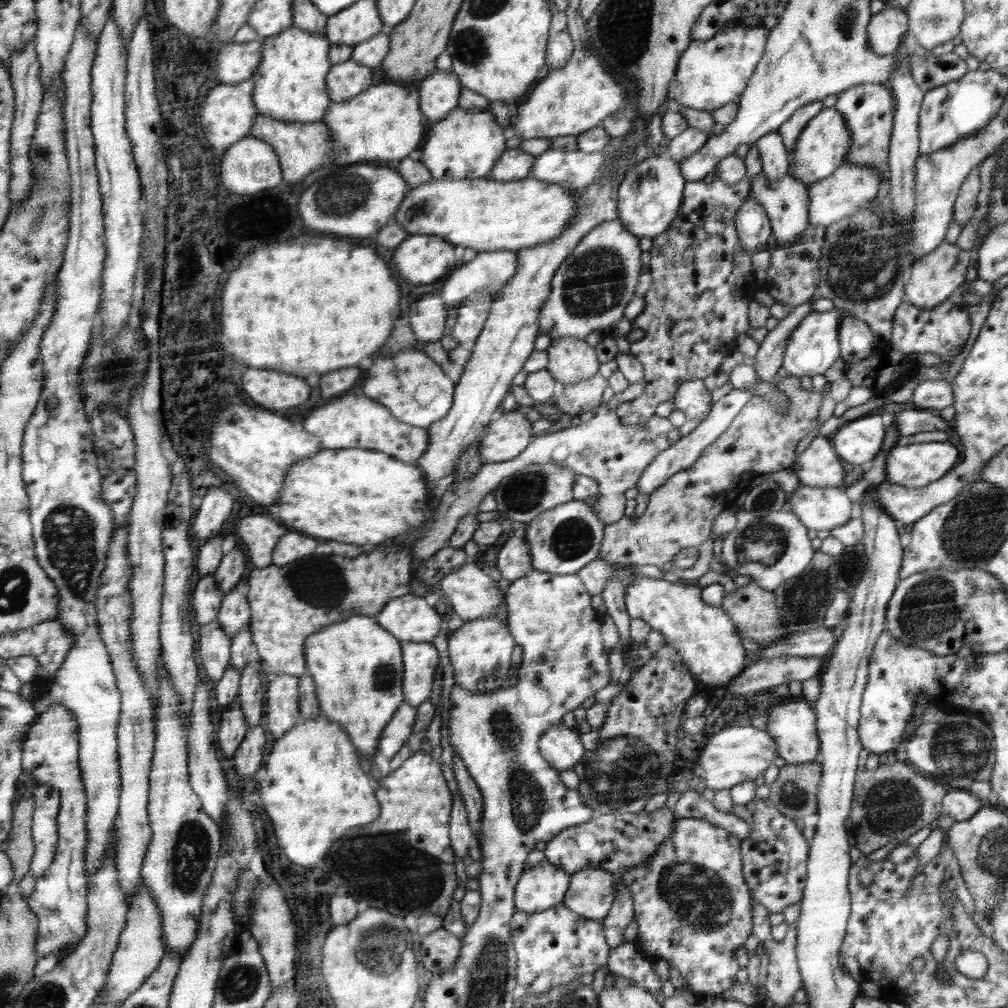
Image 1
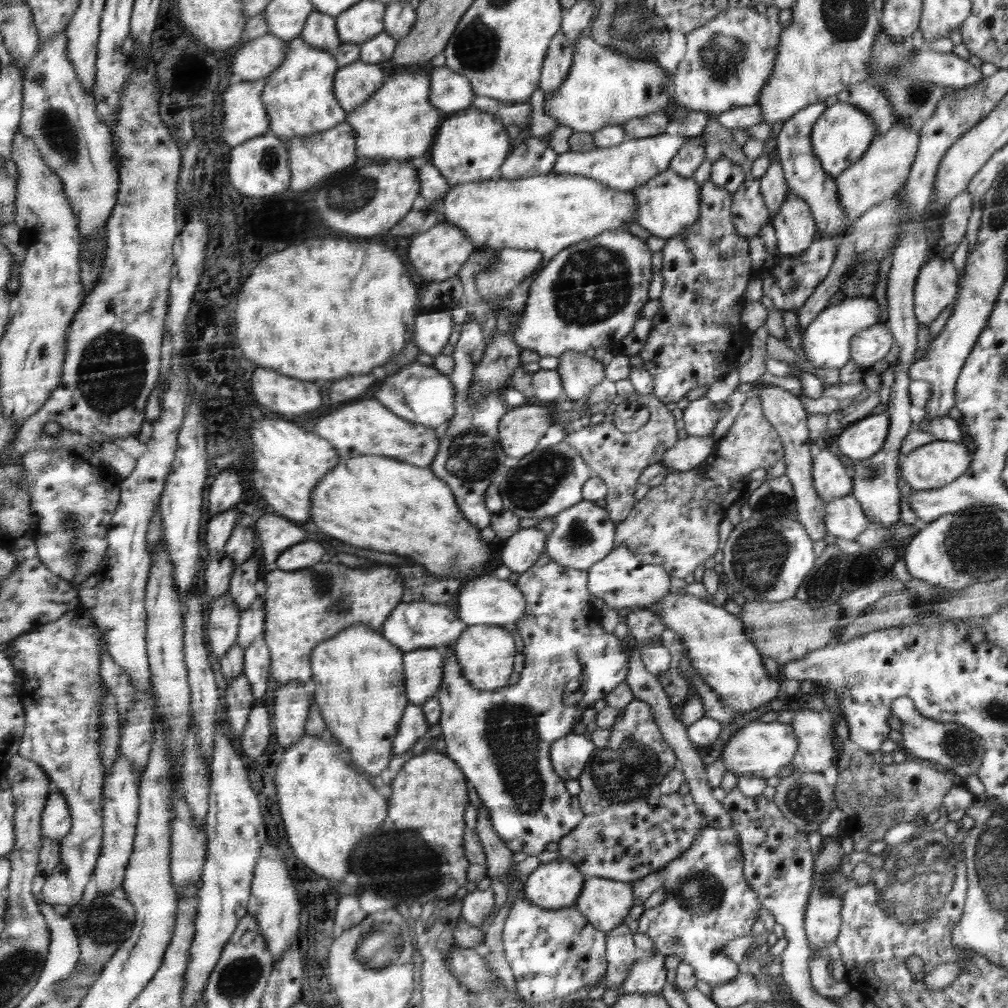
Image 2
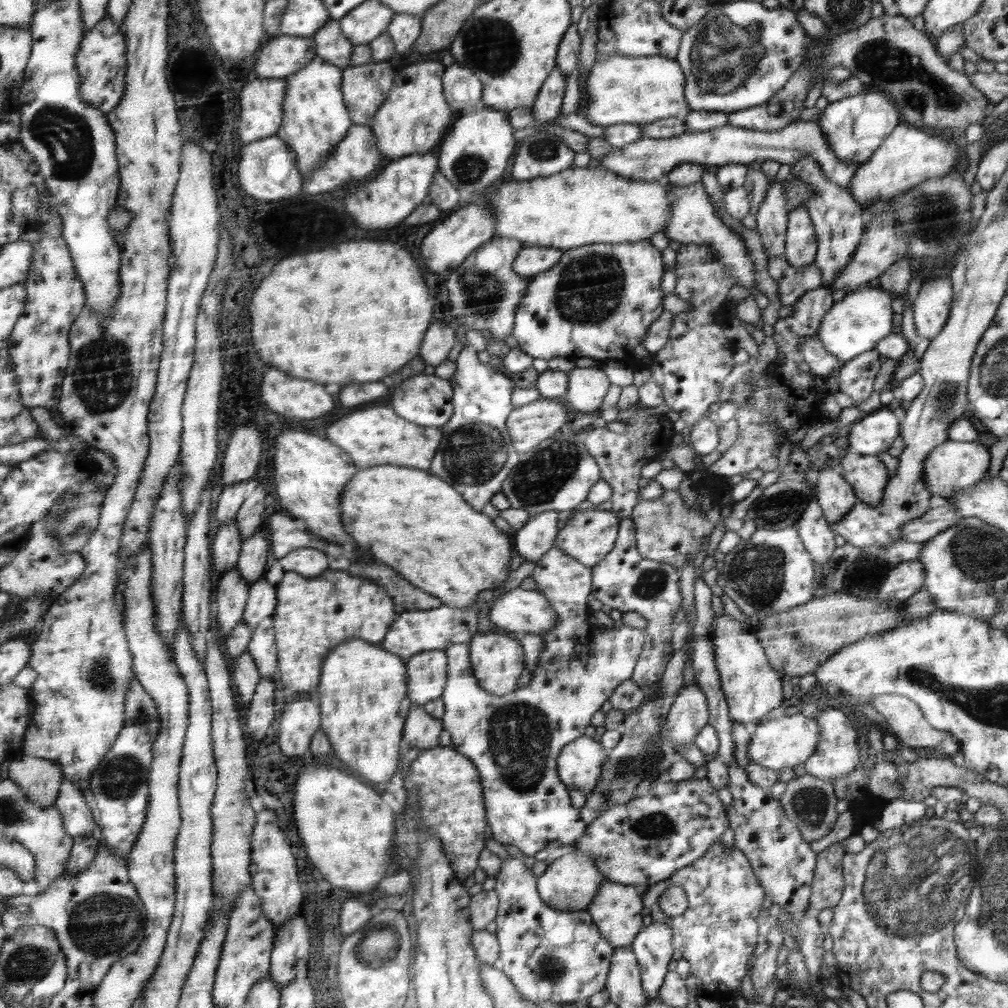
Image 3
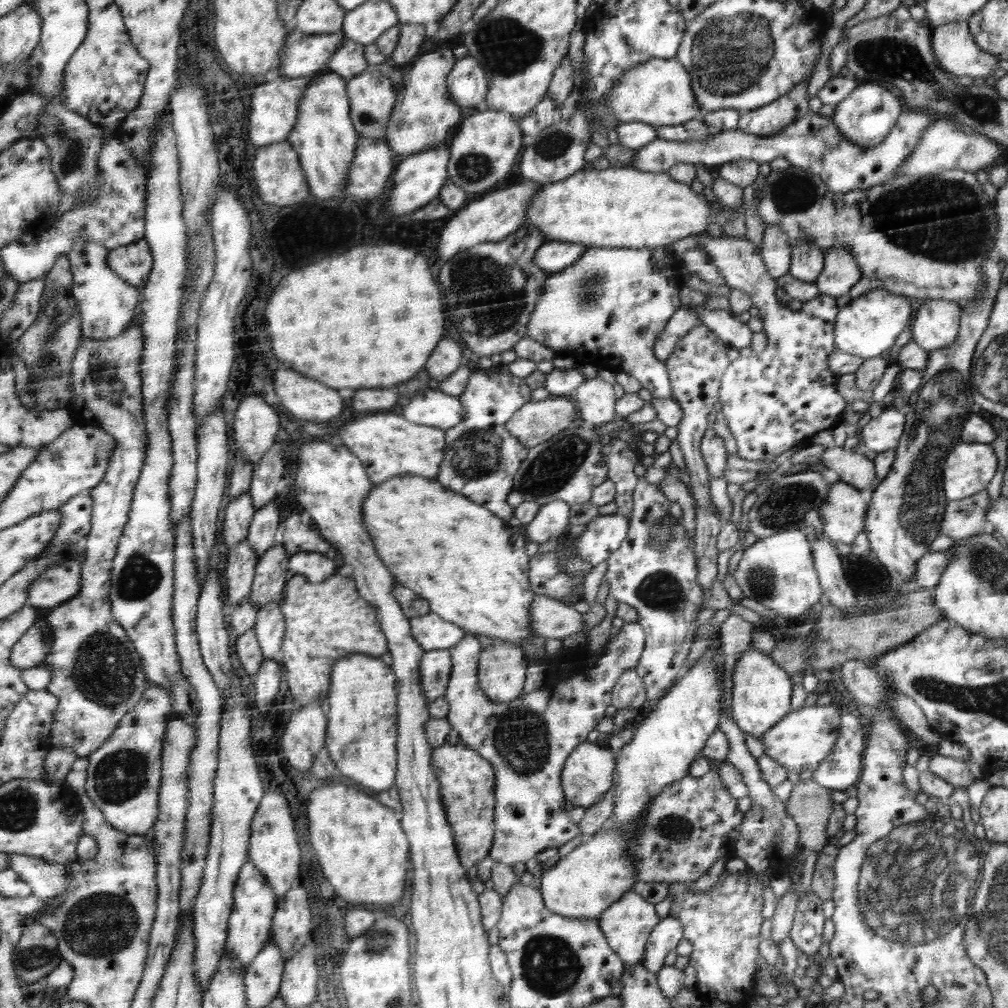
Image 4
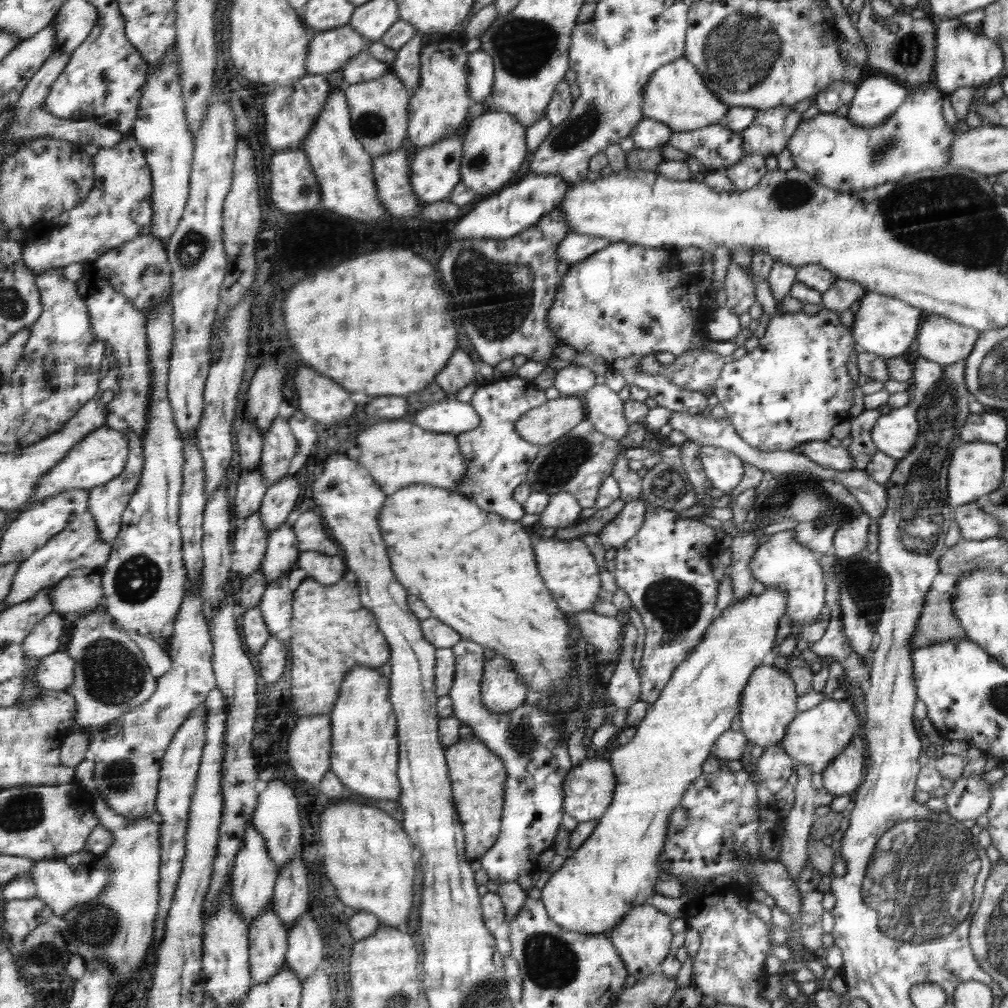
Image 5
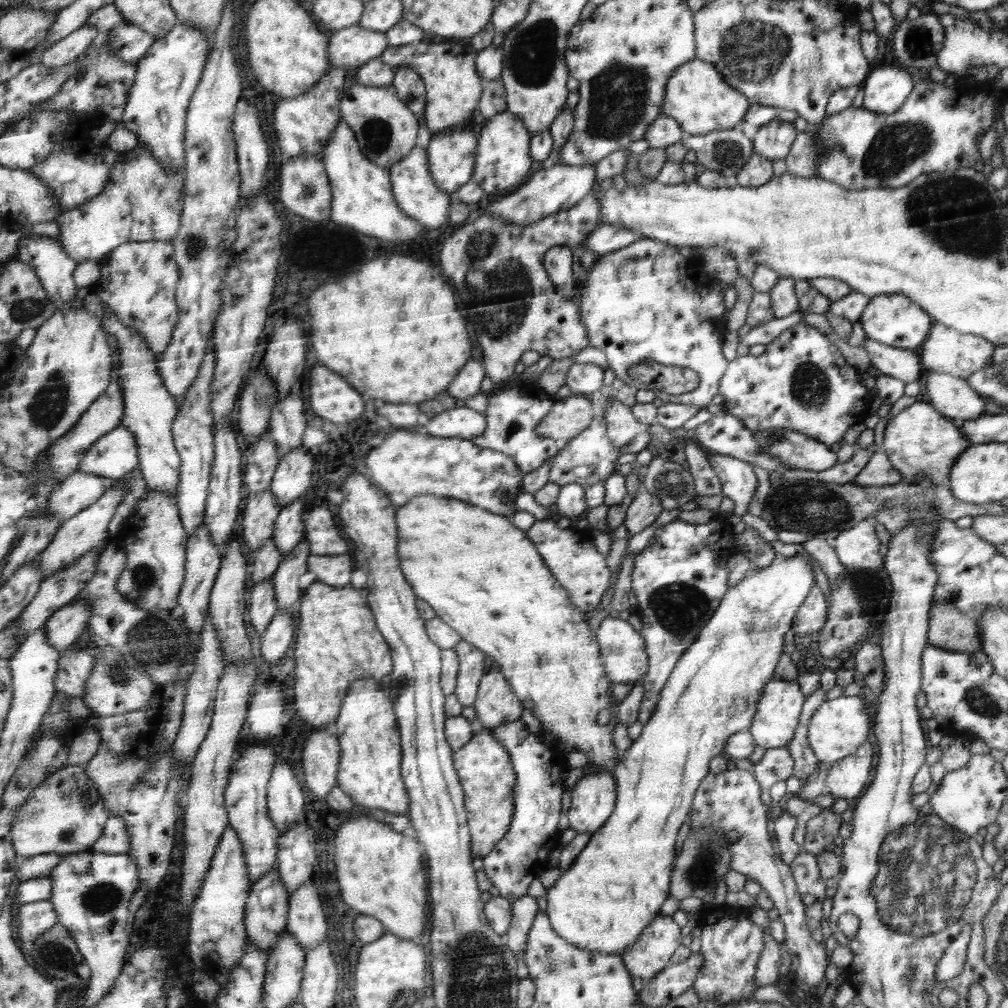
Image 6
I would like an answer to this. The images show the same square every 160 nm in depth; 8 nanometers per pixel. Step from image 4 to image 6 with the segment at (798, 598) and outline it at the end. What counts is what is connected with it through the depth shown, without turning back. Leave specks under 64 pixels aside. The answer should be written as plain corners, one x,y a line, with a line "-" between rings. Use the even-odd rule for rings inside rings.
814,585
814,594
810,594
810,602
802,606
802,614
798,614
798,622
794,622
792,628
798,638
807,634
814,634
820,628
824,628
828,614
828,602
824,592

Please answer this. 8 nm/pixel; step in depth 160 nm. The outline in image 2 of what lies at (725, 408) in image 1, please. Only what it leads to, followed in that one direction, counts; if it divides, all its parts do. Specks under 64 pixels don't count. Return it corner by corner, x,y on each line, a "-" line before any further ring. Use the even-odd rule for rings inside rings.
713,432
705,437
688,436
678,440
672,448
666,449
660,462
664,469
673,468
684,472
698,466
712,452
714,445

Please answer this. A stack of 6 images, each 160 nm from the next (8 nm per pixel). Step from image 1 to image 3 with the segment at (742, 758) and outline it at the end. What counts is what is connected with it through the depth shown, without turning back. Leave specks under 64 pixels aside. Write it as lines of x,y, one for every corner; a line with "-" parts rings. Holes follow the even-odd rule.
801,713
794,714
794,716
778,715
769,722
756,725
747,748
748,759
750,763
756,763
778,772
786,769
792,770
794,766
805,764
810,757
814,756
821,744
821,736
822,728
816,716
806,717

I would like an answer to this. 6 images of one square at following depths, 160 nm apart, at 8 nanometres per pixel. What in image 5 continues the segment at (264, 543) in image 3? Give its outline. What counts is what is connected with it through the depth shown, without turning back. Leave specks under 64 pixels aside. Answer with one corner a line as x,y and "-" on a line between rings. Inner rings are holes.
287,473
276,484
269,486
258,511
264,519
264,525
268,527
268,533
282,525
286,516
294,510
298,494
300,488
295,474

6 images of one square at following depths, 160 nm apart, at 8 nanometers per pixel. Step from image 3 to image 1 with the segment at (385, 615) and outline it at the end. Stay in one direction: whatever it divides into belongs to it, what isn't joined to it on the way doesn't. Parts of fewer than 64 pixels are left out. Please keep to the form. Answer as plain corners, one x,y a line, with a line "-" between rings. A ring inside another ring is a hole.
406,534
402,538
369,547
354,558
332,553
316,556
312,553
310,555
312,558
305,556
284,566
272,564
261,569
254,568
248,580
248,601
252,607
252,618
248,625
252,642
256,644
260,656
263,672
272,678
283,674
299,677
308,671
304,649
306,636
311,636
325,626
333,625
341,620
346,621
350,617
366,615
376,618
390,601
410,594
414,563
412,544
410,547
401,545
408,535
412,536
412,534

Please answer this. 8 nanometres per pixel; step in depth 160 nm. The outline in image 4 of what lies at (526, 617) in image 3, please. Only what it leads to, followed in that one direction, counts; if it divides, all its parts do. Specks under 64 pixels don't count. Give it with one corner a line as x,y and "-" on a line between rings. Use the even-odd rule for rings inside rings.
547,596
534,597
529,614
532,614
531,626
537,636
563,639
581,632
587,637
590,631
590,628
585,628
582,613
576,611
572,604
568,606

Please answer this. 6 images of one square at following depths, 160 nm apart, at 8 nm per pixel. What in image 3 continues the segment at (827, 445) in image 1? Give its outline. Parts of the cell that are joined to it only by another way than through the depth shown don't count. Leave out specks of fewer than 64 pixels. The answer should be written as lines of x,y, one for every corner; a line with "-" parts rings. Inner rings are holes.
829,465
815,472
814,483
818,506
823,510
824,518
830,526
841,521
844,514
850,512
859,502
842,473
836,472

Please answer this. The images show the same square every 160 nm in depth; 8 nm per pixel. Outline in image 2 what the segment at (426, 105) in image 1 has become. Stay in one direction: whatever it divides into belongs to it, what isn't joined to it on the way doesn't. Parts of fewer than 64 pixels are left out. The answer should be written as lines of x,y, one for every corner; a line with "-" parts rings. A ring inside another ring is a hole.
448,67
431,68
428,102
445,116
470,108
475,97
470,81

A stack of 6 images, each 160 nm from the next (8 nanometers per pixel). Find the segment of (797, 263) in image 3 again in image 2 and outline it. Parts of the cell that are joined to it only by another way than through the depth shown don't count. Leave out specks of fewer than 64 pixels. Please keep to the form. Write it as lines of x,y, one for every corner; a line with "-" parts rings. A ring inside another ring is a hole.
790,193
771,222
778,238
777,252
796,256
810,248
816,234
814,218
808,203

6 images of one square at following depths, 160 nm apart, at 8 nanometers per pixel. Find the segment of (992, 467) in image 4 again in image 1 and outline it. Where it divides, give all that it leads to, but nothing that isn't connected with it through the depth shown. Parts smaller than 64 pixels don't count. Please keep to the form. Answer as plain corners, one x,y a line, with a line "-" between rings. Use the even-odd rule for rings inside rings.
950,441
942,442
923,442
922,444
912,443
898,443
890,452
888,456
888,464
886,464
886,471
888,471
888,482
910,489
921,489
934,482
940,480
946,472
954,468
958,460
958,448

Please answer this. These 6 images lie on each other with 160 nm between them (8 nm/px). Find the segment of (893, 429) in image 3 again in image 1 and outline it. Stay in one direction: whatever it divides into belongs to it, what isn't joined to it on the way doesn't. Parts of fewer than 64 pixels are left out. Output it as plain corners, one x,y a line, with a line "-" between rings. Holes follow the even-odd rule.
880,414
864,415
847,422
832,435
832,445
839,458
860,466
874,459
884,448
885,434

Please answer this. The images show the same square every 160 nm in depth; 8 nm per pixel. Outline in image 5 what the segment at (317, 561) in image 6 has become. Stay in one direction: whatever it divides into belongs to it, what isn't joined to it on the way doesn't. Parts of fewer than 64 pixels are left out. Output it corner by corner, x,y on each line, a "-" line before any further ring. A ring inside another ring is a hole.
316,551
299,554
297,565
306,570
307,577
323,585
331,585
344,578
348,567
341,555
325,555

